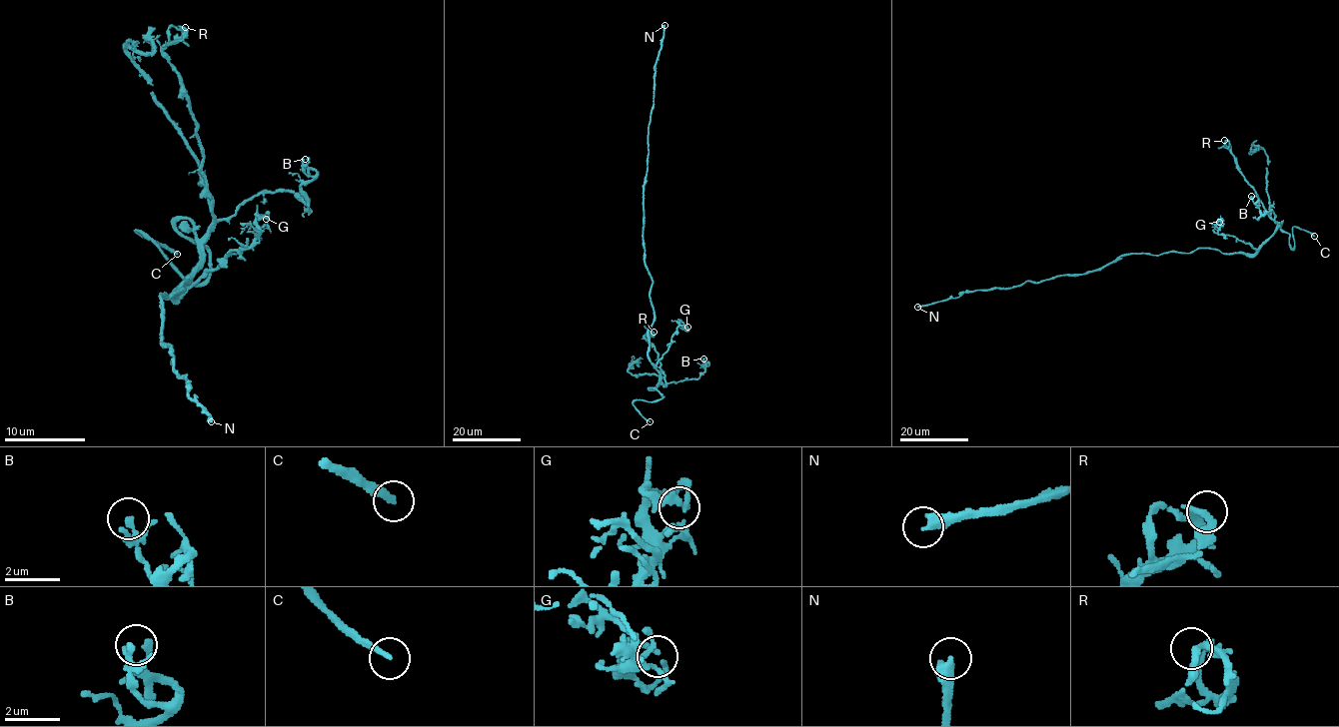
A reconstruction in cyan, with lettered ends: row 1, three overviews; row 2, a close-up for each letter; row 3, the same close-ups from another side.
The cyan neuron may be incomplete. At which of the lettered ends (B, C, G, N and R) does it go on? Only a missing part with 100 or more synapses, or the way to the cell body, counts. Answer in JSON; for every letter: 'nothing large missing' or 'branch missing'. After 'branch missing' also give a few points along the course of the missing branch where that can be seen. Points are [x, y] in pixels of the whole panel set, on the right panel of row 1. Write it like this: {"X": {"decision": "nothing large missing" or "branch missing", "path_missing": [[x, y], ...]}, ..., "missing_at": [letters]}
{"B": {"decision": "nothing large missing"}, "C": {"decision": "branch missing"}, "G": {"decision": "nothing large missing"}, "N": {"decision": "branch missing"}, "R": {"decision": "nothing large missing"}, "missing_at": ["C", "N"]}

